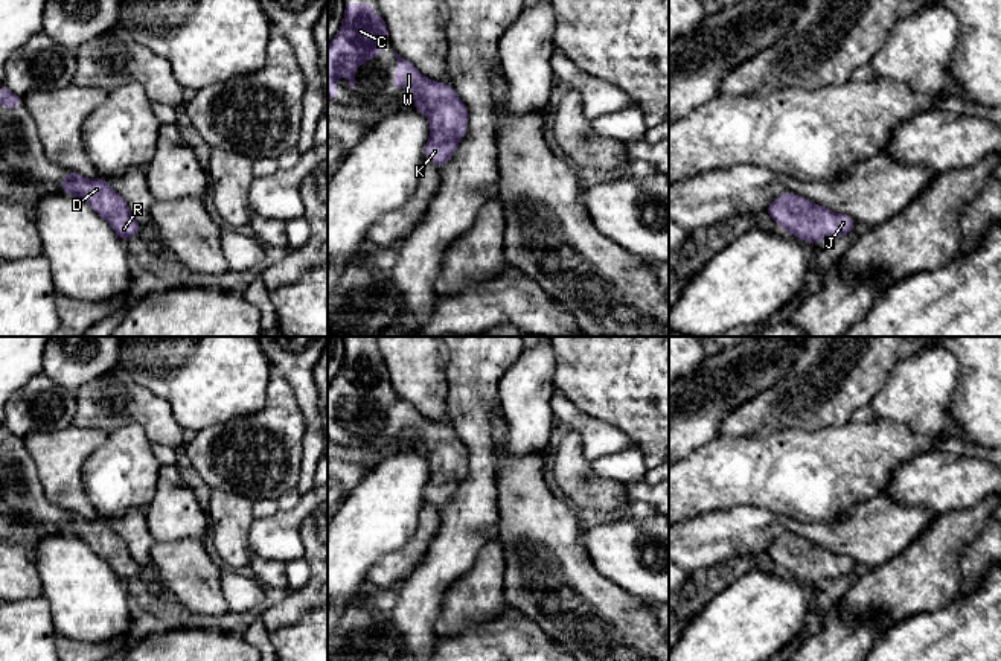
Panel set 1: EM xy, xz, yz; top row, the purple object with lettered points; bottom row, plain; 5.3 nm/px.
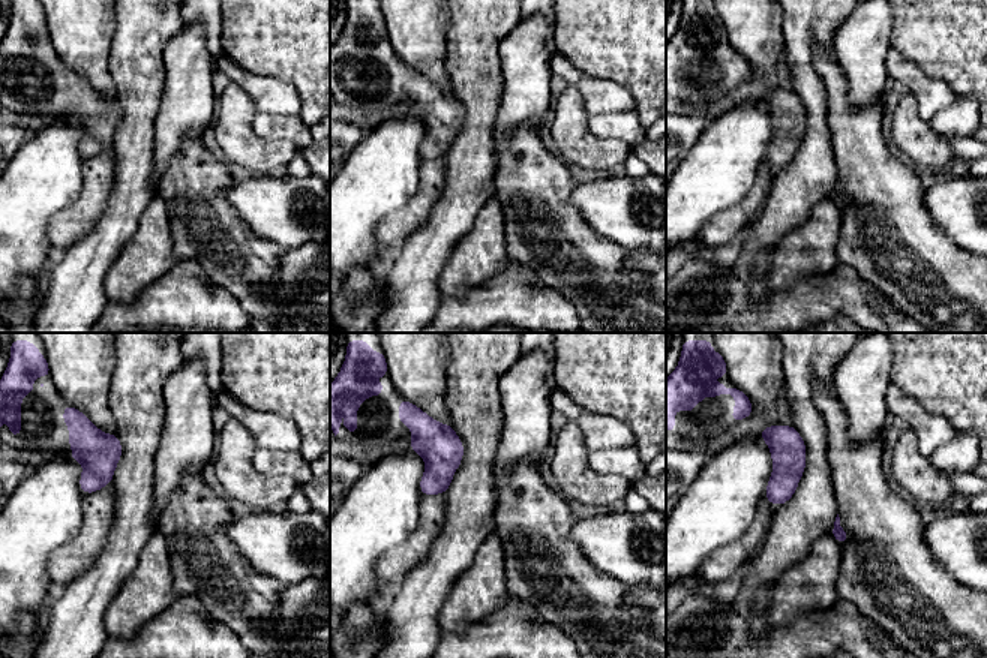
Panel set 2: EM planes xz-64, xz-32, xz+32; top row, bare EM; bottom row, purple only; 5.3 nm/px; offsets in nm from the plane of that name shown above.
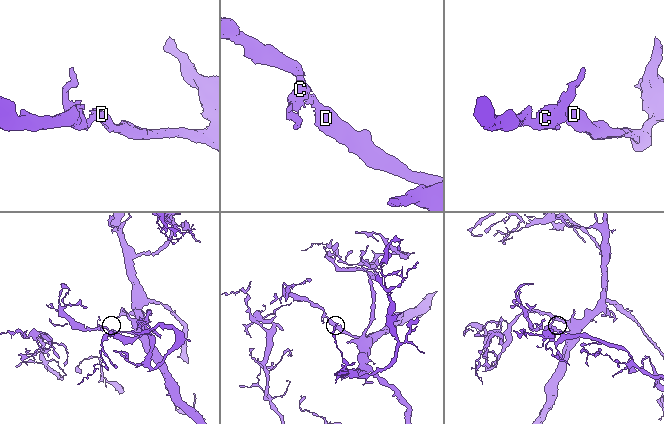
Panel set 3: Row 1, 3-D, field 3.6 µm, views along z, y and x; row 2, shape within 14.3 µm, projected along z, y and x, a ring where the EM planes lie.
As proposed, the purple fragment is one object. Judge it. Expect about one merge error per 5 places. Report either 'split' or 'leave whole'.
leave whole

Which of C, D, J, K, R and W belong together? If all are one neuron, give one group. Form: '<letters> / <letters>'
C D J K R W

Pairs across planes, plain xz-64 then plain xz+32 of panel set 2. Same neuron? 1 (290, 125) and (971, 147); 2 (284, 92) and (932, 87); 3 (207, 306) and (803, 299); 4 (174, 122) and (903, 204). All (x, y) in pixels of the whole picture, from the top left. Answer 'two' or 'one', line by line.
1: two
2: one
3: one
4: two

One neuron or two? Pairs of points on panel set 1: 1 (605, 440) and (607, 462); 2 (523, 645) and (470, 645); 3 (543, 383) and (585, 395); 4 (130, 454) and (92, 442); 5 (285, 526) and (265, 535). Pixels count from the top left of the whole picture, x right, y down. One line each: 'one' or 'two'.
1: two
2: one
3: two
4: two
5: one

